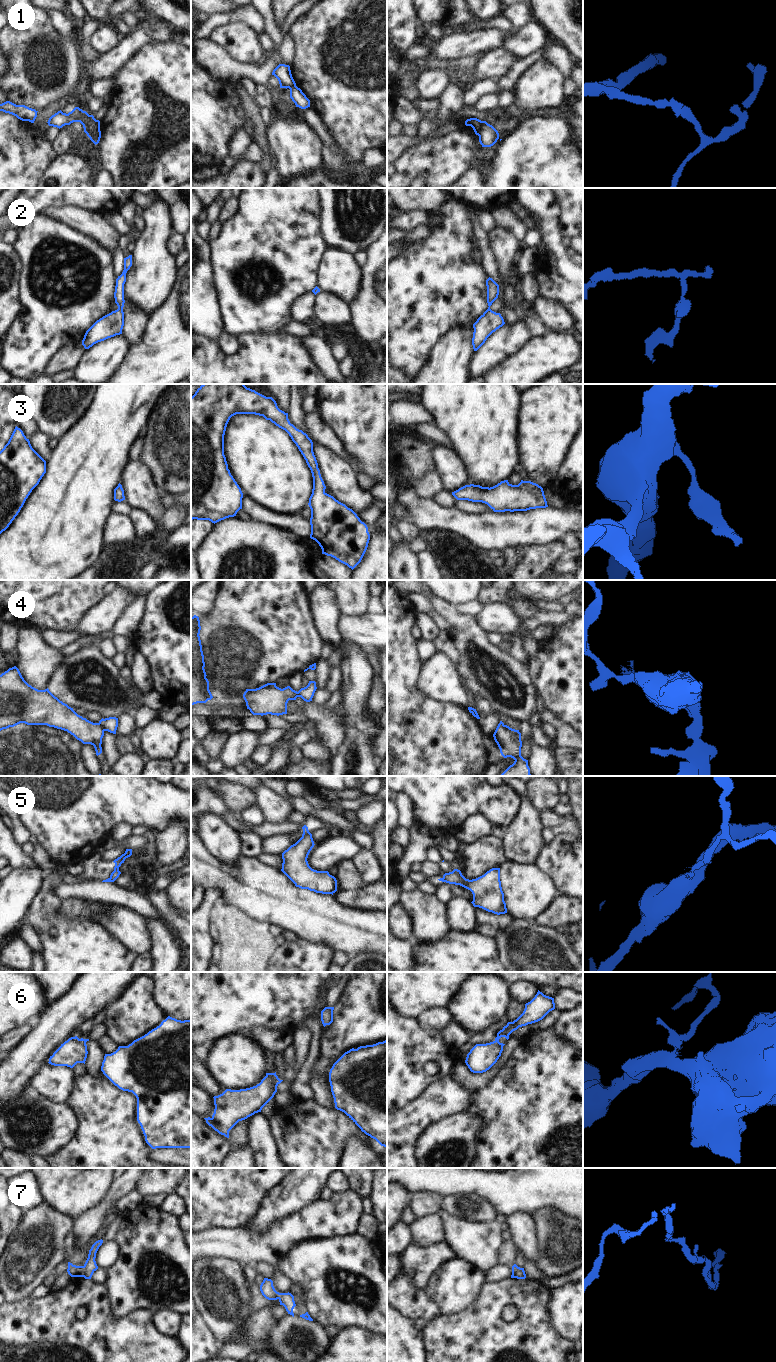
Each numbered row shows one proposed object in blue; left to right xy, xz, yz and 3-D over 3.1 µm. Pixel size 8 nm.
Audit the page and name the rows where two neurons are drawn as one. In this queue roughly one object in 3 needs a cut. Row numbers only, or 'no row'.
1, 4, 5, 6.

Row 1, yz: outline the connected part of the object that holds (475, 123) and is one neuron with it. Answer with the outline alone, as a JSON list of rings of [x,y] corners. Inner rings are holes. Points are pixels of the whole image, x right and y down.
[[[470,118],[465,121],[466,126],[471,126],[476,135],[479,136],[483,121],[477,118]]]

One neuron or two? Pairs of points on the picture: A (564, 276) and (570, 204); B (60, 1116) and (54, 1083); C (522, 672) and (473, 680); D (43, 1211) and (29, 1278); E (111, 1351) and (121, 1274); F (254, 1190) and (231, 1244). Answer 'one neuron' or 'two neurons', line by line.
A: two neurons
B: two neurons
C: one neuron
D: one neuron
E: two neurons
F: two neurons

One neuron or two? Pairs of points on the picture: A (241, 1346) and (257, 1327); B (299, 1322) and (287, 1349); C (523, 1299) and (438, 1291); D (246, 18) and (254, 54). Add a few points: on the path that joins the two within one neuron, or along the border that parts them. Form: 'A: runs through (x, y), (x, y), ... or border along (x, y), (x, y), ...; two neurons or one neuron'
A: runs through (246, 1341), (255, 1332); one neuron
B: runs through (299, 1329), (299, 1337), (294, 1342); one neuron
C: border along (486, 1281), (479, 1295), (462, 1312); two neurons
D: border along (225, 23), (243, 22), (258, 34); two neurons

